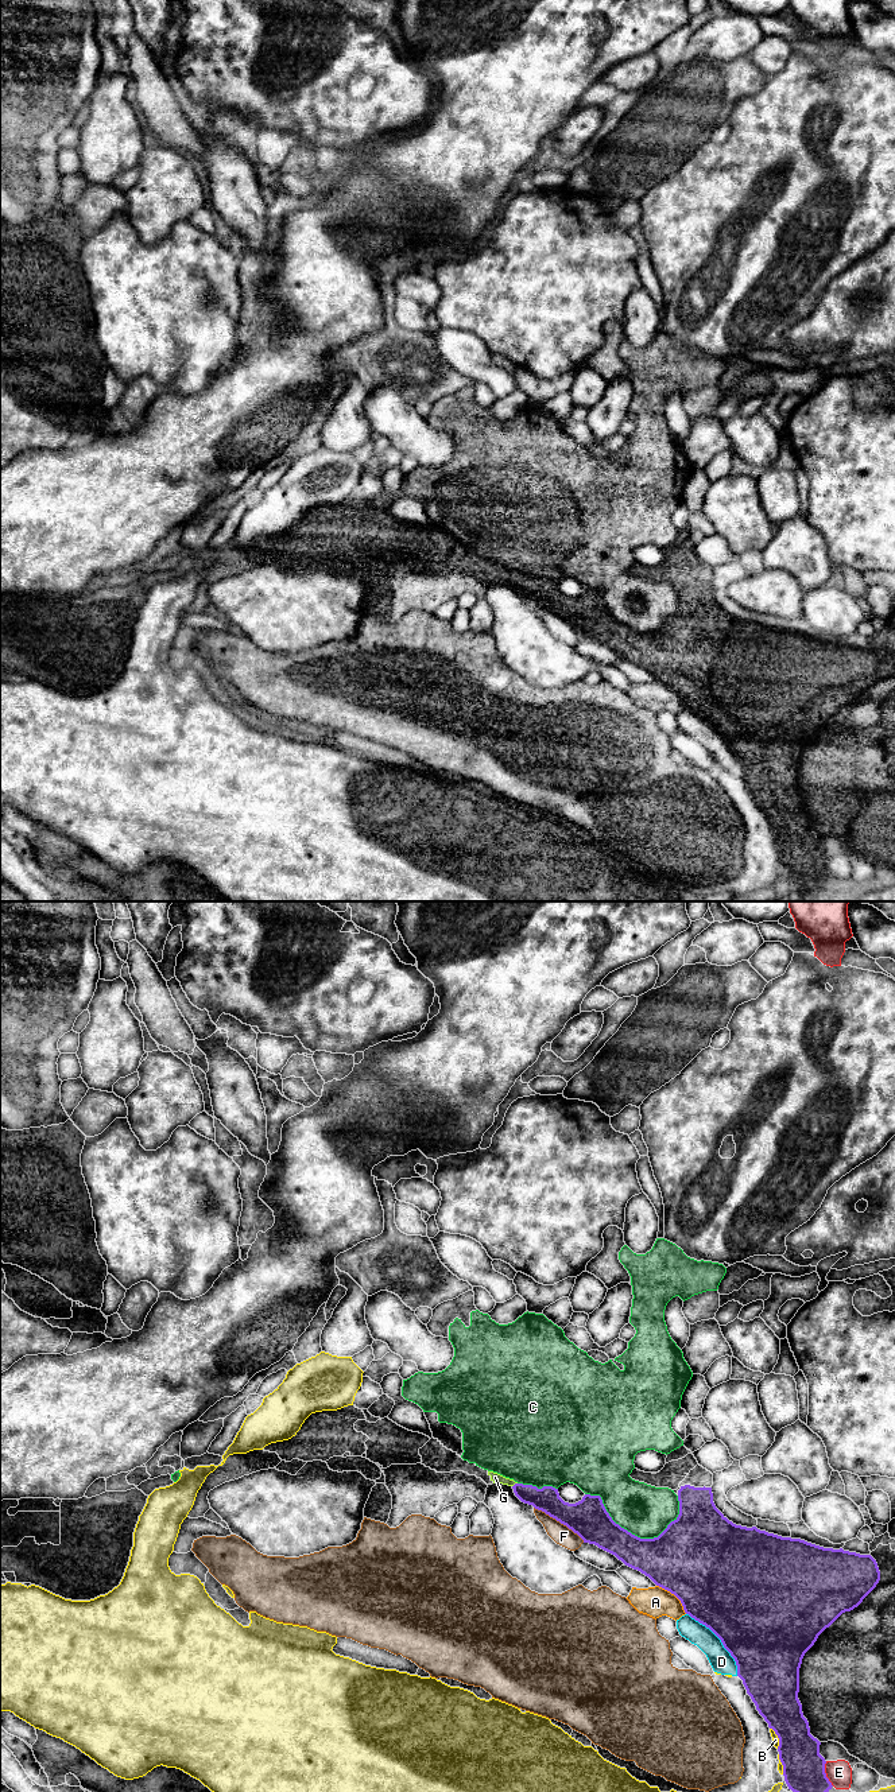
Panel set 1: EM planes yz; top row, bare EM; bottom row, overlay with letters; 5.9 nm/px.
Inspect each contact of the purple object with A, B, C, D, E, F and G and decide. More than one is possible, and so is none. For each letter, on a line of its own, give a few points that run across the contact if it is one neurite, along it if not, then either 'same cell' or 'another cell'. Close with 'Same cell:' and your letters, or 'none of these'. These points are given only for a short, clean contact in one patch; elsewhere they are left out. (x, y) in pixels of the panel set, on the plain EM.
A: another cell
B: another cell
C: another cell
D: another cell
E: another cell
F: another cell
G: line yz (547, 594), (525, 588), (514, 580), (495, 571); same cell
Same cell: G

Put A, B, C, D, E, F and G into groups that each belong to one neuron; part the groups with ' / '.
A / B / C / D / E / F / G

